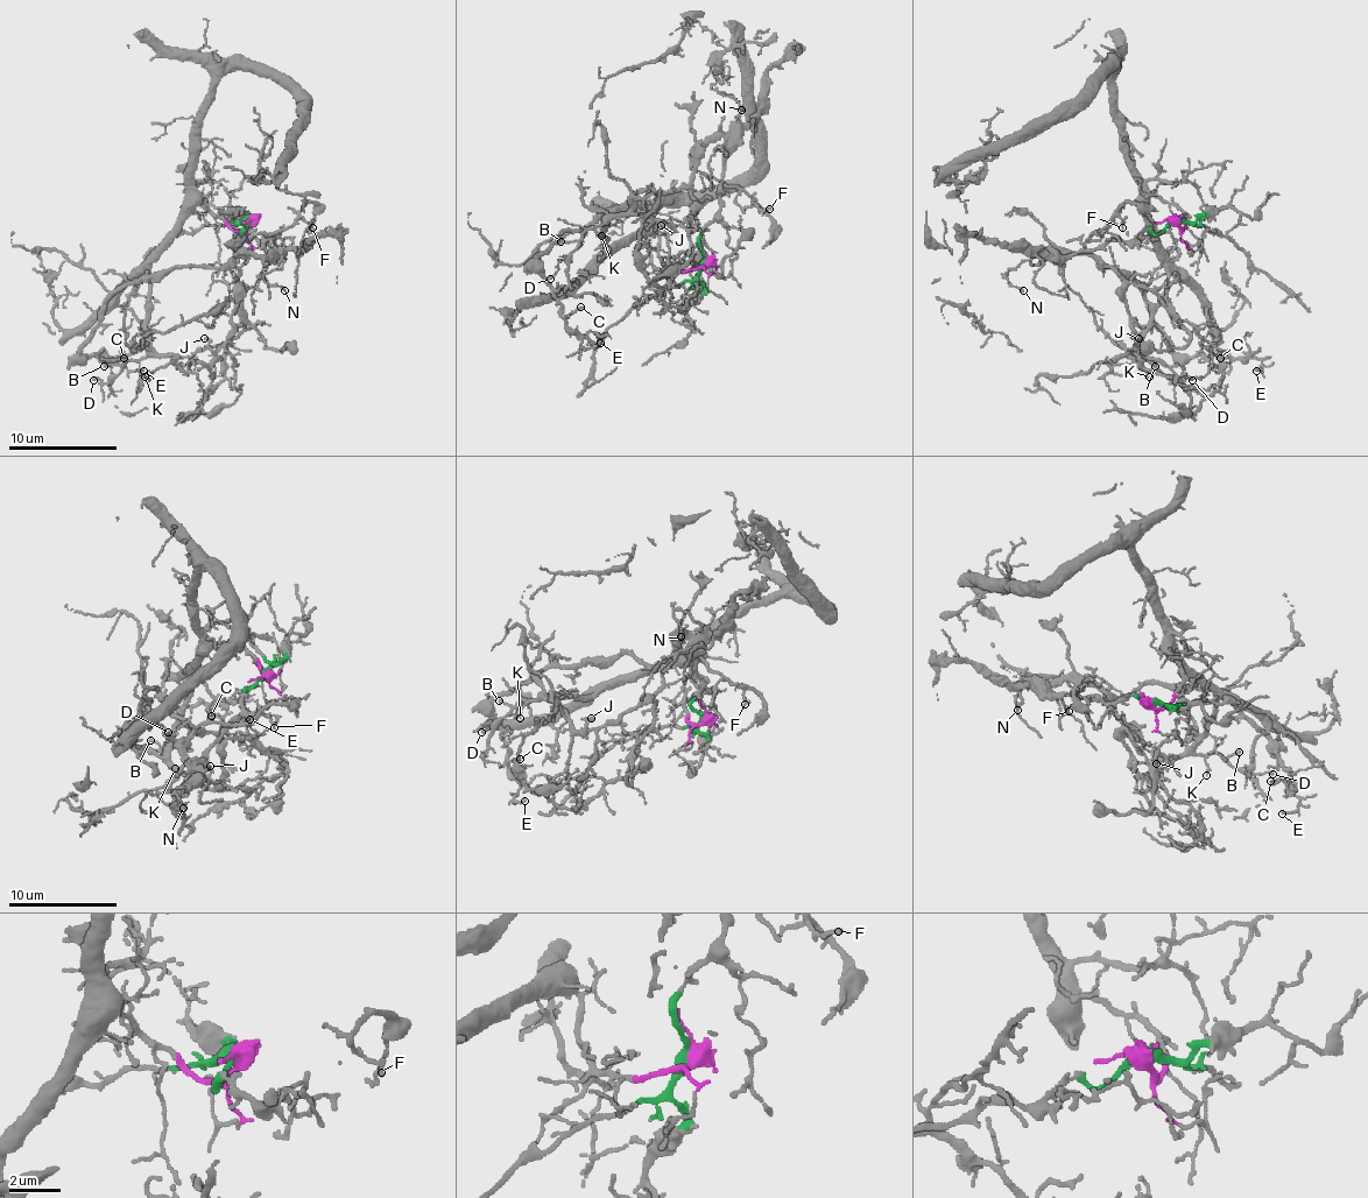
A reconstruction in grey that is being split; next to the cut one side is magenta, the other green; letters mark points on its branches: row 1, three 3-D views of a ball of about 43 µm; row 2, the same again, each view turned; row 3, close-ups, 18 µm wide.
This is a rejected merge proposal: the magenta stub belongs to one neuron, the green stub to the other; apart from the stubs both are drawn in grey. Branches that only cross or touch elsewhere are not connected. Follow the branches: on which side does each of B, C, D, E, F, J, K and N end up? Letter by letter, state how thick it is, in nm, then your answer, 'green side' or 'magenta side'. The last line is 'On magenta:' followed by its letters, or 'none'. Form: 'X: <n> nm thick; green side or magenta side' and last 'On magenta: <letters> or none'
B: 150 nm thick; magenta side
C: 150 nm thick; green side
D: 120 nm thick; magenta side
E: 150 nm thick; green side
F: 180 nm thick; green side
J: 170 nm thick; magenta side
K: 150 nm thick; magenta side
N: 70 nm thick; green side
On magenta: B, D, J, K

